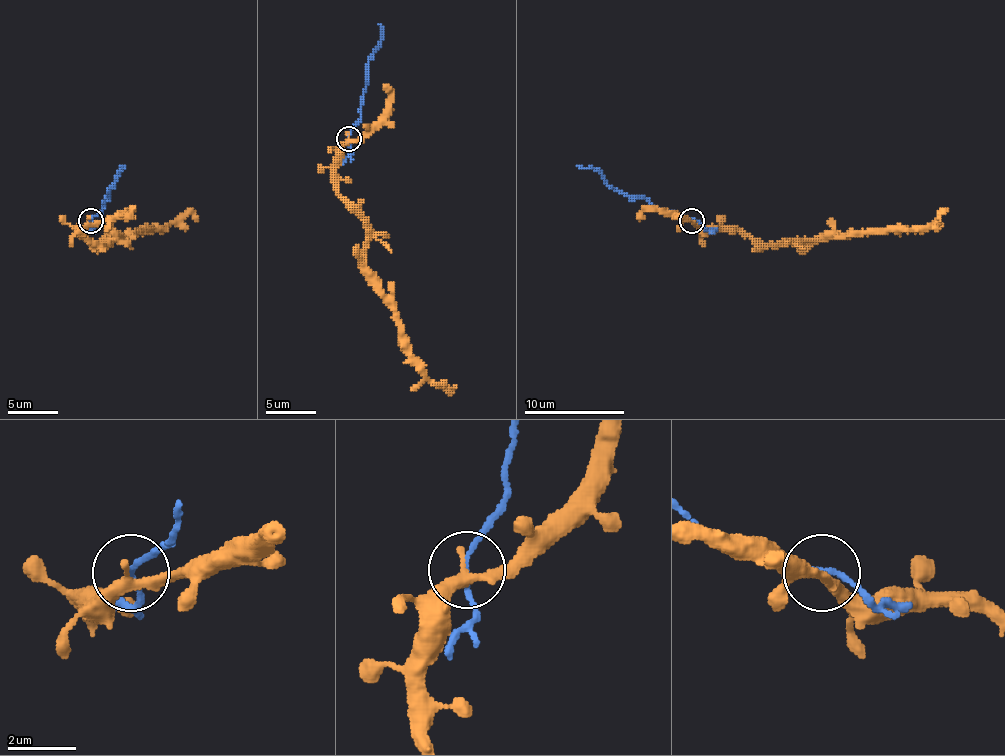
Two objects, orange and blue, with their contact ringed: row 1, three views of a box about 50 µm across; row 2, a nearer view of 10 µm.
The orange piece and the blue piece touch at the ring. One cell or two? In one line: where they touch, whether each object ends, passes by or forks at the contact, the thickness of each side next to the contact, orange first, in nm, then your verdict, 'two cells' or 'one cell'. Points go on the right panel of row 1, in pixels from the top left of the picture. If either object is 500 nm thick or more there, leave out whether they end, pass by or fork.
(691, 220) | orange passes by | blue passes by | 320/140 nm | two cells

